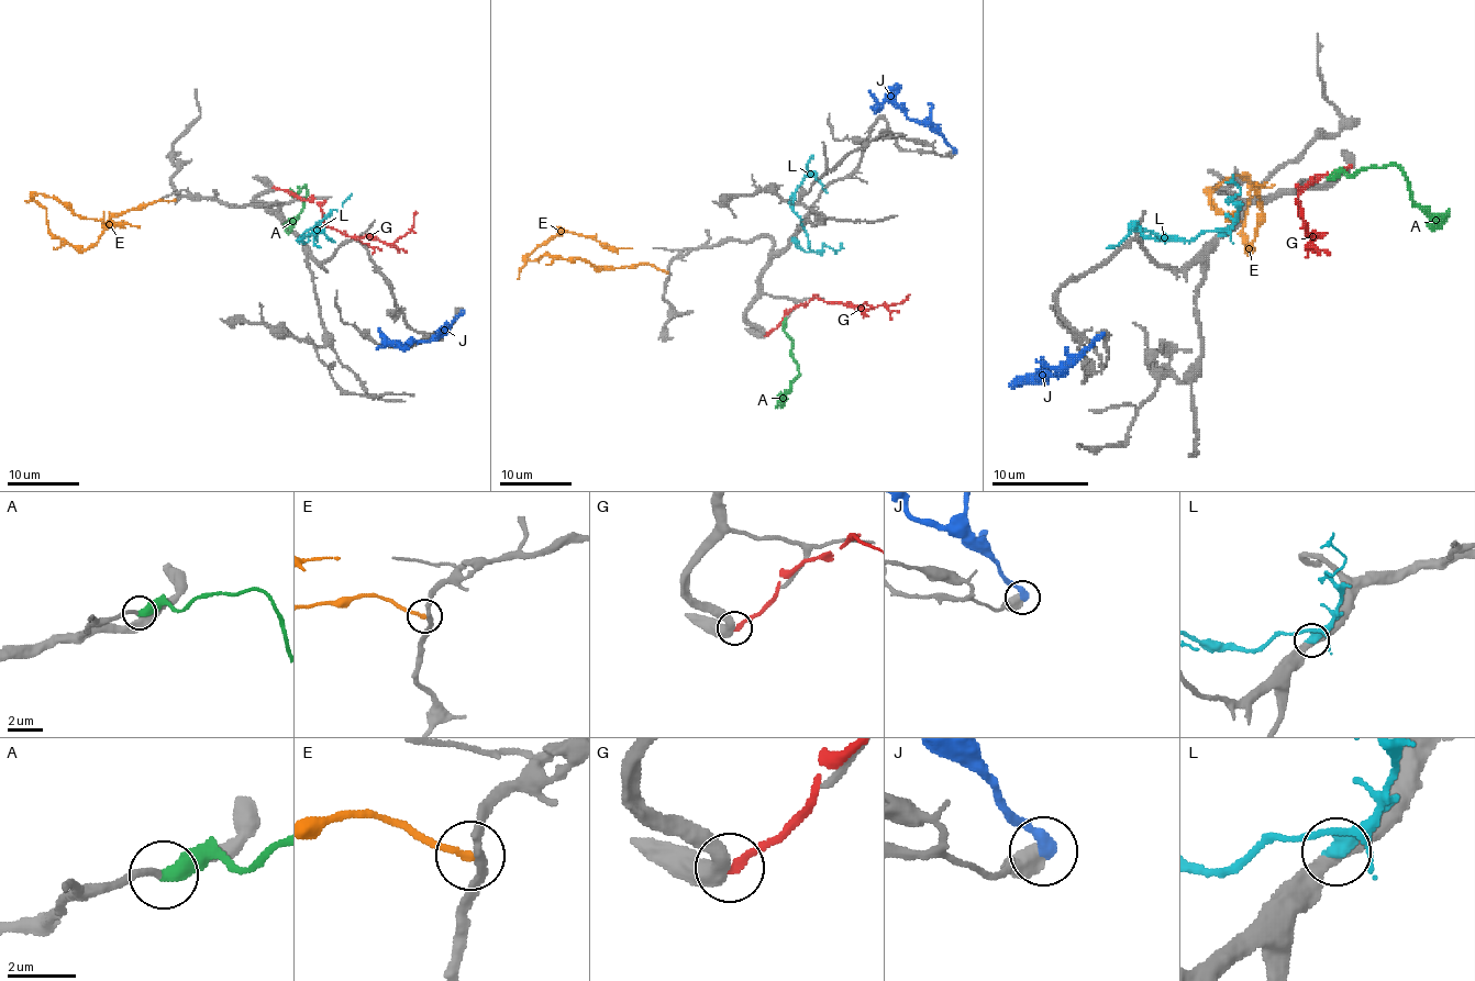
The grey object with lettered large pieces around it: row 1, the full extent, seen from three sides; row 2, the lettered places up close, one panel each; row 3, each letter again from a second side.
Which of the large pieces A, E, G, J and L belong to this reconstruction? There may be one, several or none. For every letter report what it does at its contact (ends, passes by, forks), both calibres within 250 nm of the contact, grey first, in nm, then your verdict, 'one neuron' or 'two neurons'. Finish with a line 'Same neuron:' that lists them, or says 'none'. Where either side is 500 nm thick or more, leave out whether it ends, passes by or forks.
A: it ends | 220/480 nm | one neuron
E: it ends | 280/190 nm | two neurons
G: it ends | 440/200 nm | two neurons
J: 650/400 nm | two neurons
L: it ends | 440/440 nm | two neurons
Same neuron: A

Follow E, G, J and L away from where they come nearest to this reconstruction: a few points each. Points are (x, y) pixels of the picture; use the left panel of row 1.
E: (175, 199), (115, 213), (95, 243), (75, 248), (52, 233), (33, 197), (44, 193), (76, 214), (140, 227)
G: (274, 188), (313, 200), (322, 209), (322, 220), (333, 229), (387, 243), (408, 233), (416, 211)
J: (462, 312), (428, 341), (387, 344), (376, 349)
L: (301, 238), (315, 227), (317, 231), (306, 242), (301, 240), (313, 231), (322, 231), (335, 242)

